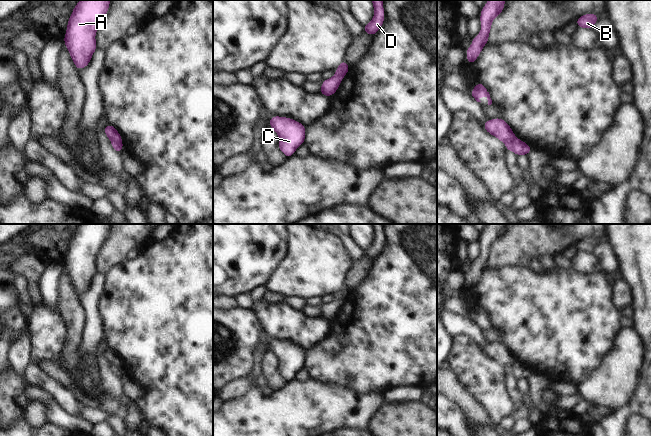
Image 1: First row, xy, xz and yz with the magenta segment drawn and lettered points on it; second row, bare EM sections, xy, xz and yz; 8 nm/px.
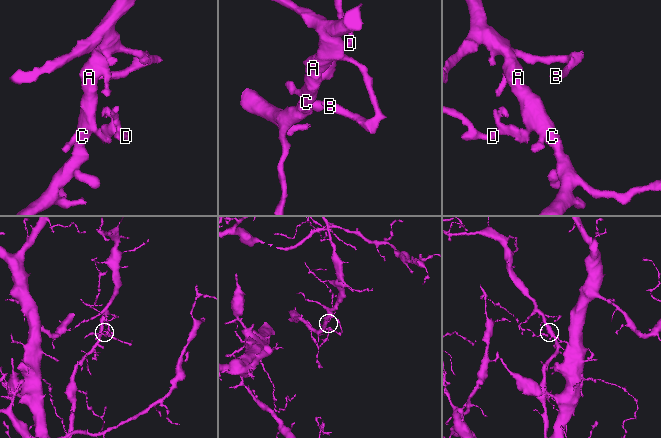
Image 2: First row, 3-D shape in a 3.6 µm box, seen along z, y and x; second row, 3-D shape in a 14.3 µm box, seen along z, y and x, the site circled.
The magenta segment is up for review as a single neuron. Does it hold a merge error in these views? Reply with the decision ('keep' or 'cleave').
cleave

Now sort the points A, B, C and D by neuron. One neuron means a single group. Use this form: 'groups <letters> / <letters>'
groups A B C / D

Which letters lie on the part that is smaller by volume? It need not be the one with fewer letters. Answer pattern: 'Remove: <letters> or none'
Remove: D

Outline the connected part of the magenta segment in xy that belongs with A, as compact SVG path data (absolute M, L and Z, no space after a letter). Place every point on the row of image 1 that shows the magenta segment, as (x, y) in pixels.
M80 0L68 20L63 39L77 70L85 68L97 49L95 35L110 0Z

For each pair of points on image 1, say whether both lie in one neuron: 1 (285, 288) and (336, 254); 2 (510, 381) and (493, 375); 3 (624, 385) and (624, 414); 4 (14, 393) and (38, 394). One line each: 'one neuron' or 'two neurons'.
1: one neuron
2: two neurons
3: two neurons
4: two neurons

